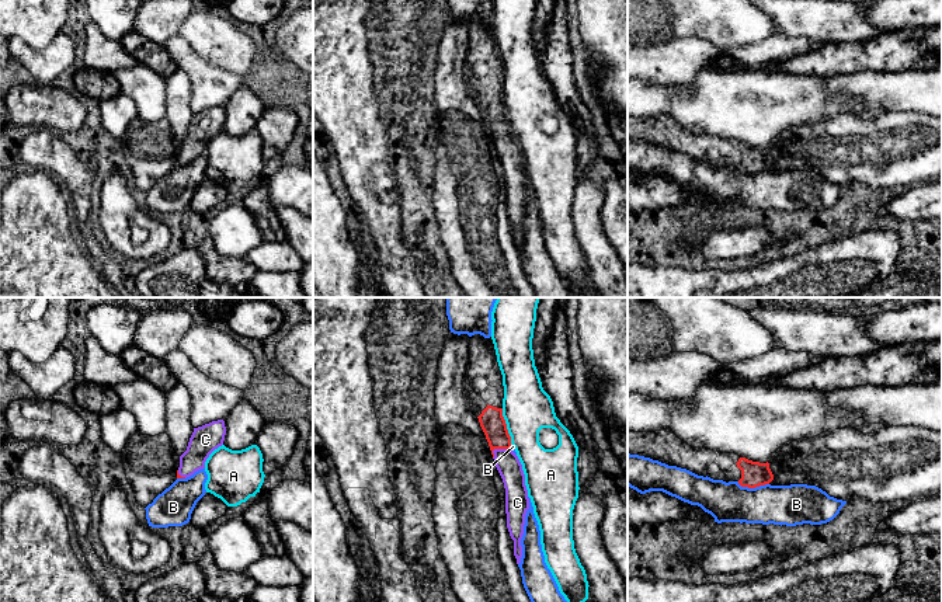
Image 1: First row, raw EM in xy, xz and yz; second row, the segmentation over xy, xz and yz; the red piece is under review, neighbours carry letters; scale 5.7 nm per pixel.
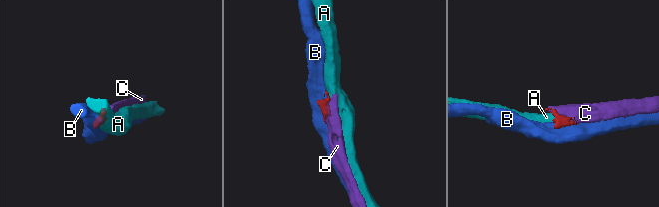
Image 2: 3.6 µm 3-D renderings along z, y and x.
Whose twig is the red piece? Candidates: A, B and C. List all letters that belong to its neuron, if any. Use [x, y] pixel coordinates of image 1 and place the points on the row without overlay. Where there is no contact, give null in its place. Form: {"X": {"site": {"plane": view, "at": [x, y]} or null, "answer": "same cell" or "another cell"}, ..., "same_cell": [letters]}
{"A": {"site": {"plane": "xz", "at": [506, 112]}, "answer": "another cell"}, "B": {"site": {"plane": "yz", "at": [753, 173]}, "answer": "another cell"}, "C": {"site": {"plane": "xz", "at": [499, 134]}, "answer": "same cell"}, "same_cell": ["C"]}

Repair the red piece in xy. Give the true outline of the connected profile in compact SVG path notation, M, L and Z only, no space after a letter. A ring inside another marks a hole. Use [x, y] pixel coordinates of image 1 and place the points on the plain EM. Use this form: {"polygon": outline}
{"polygon": "M223 105L194 114L187 136L180 142L177 164L187 164L195 157L205 154L206 145L223 131L225 121L226 112Z"}

